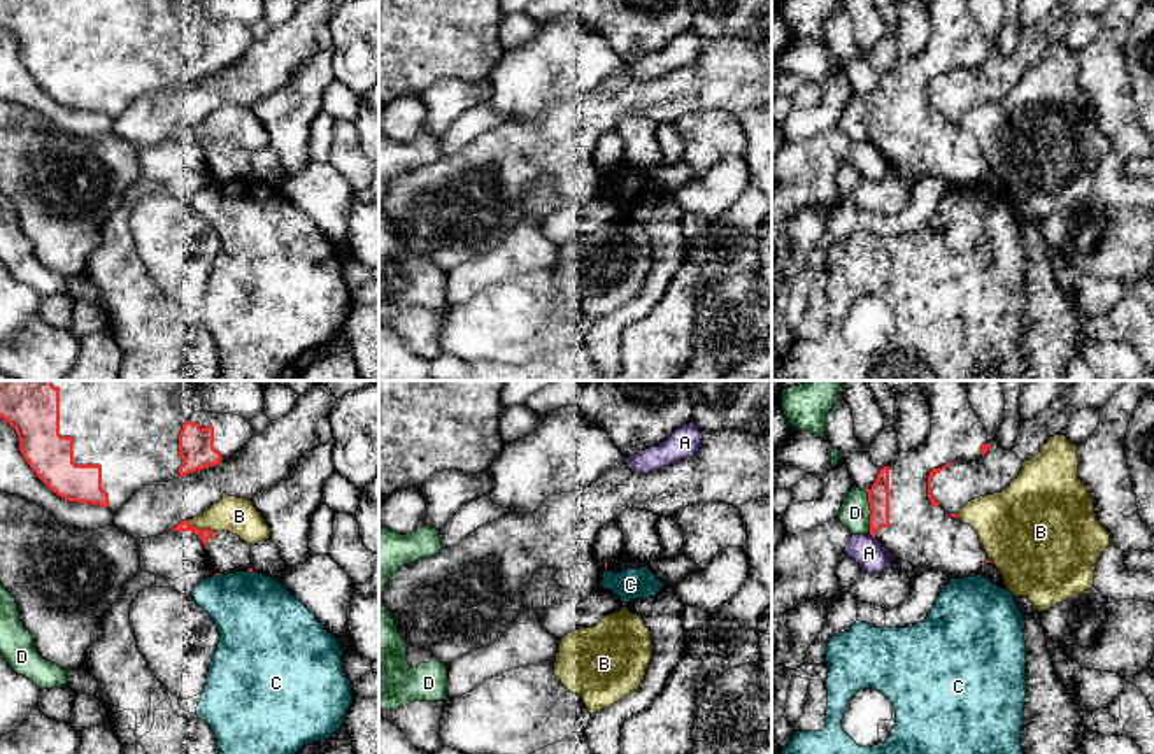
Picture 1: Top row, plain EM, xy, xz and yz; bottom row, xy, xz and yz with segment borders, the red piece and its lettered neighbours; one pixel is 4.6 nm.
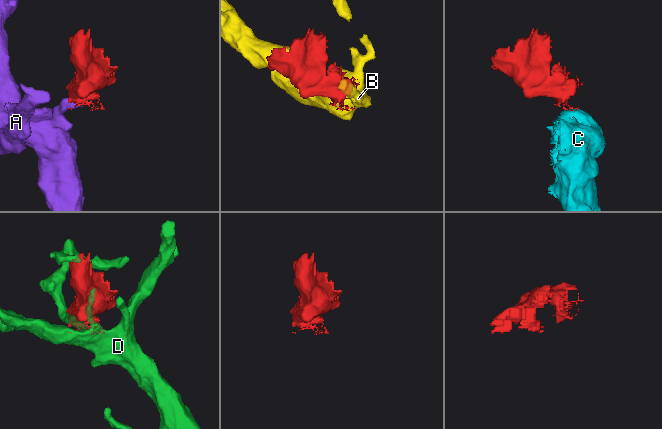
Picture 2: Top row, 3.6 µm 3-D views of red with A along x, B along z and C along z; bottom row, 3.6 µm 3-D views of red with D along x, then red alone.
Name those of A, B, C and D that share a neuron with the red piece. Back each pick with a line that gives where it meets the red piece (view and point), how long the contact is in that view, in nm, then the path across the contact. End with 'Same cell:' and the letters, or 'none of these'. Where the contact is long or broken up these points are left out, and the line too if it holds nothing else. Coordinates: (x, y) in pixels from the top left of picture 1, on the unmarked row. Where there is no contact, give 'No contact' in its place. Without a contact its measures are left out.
Same cell: none of these

